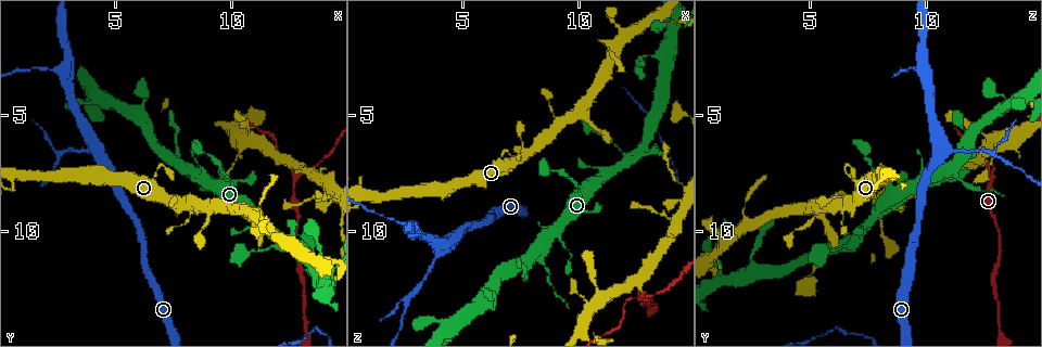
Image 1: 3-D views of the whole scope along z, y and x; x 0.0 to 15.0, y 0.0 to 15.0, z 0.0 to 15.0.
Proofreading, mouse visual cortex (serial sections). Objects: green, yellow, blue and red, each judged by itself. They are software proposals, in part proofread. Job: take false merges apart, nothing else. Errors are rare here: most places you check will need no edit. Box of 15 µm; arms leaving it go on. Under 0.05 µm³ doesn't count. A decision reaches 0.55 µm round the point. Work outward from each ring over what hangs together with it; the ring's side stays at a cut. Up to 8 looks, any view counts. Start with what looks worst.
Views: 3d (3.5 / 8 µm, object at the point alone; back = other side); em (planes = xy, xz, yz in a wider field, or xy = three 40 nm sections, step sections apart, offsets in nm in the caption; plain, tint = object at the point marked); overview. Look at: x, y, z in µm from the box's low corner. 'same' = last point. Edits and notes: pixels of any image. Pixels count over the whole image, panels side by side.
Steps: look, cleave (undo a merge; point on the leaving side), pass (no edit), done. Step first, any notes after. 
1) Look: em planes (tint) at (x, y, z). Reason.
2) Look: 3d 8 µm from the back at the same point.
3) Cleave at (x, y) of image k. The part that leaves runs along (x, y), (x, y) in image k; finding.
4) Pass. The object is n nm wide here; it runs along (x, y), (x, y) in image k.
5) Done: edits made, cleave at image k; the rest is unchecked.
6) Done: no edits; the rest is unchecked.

Look: 3d 3.5 µm at (12.8, 7.8, 12.7). Arms part here.

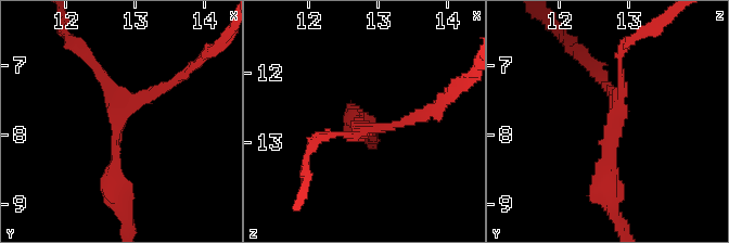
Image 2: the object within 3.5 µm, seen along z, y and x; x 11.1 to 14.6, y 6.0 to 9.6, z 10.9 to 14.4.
Look: em xy step 3 (tint) at (12.75, 7.70, 12.80).

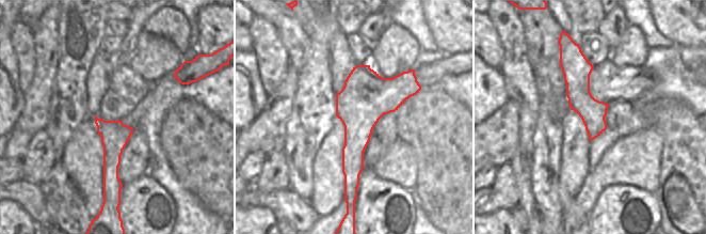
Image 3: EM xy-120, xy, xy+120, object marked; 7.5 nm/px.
Look: em xy step 2 (tint) at the same point. Another direction.

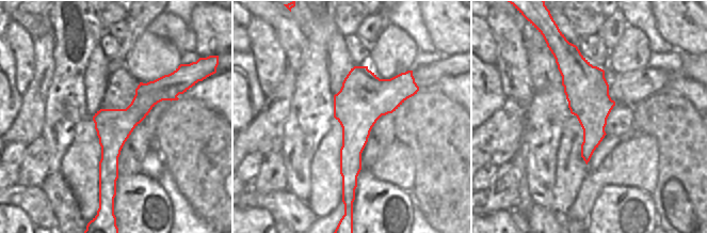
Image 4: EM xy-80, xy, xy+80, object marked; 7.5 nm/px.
Pass. The arms are 100, 150, 200 nm wide; all the same cell.

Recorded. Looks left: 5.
Look: 3d 3.5 µm at (2.5, 3.1, 9.7). Side arm on a straight run.

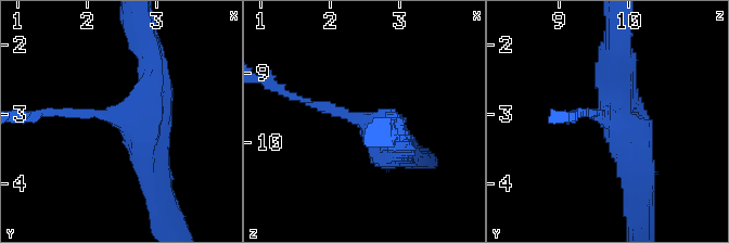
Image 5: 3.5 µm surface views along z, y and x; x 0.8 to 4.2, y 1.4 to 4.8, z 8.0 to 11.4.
Look: em planes (tint) at (2.55, 3.00, 9.70). 3 arms meet here; the arms are 150, 350, 400 nm wide.

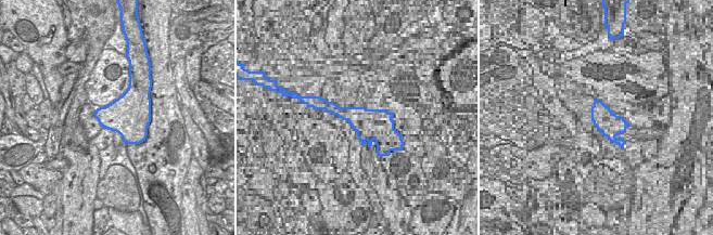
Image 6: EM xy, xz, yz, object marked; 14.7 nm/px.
Pass. All the same cell.

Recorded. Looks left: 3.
Look: 3d 3.5 µm at (14.1, 12.0, 1.2). Small branch off a trunk.

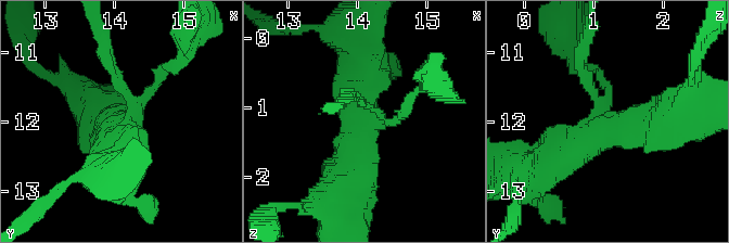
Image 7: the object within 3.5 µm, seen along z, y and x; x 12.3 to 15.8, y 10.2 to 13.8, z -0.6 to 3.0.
Look: em planes (tint) at (14.15, 12.10, 1.30).

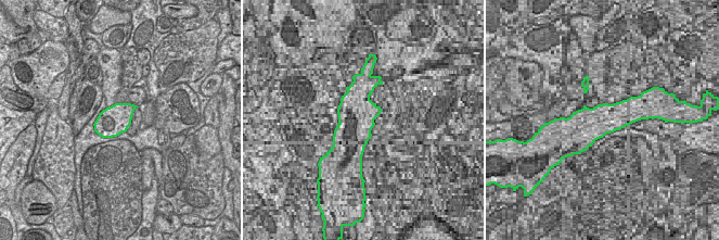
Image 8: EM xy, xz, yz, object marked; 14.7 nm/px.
Pass. The arms are 150, 150, 500, 600 nm wide; it runs along (675, 116), (611, 126), (553, 160) in image 7; continuous, no second cell.

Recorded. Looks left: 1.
Done: no edits; the rest is unchecked.

